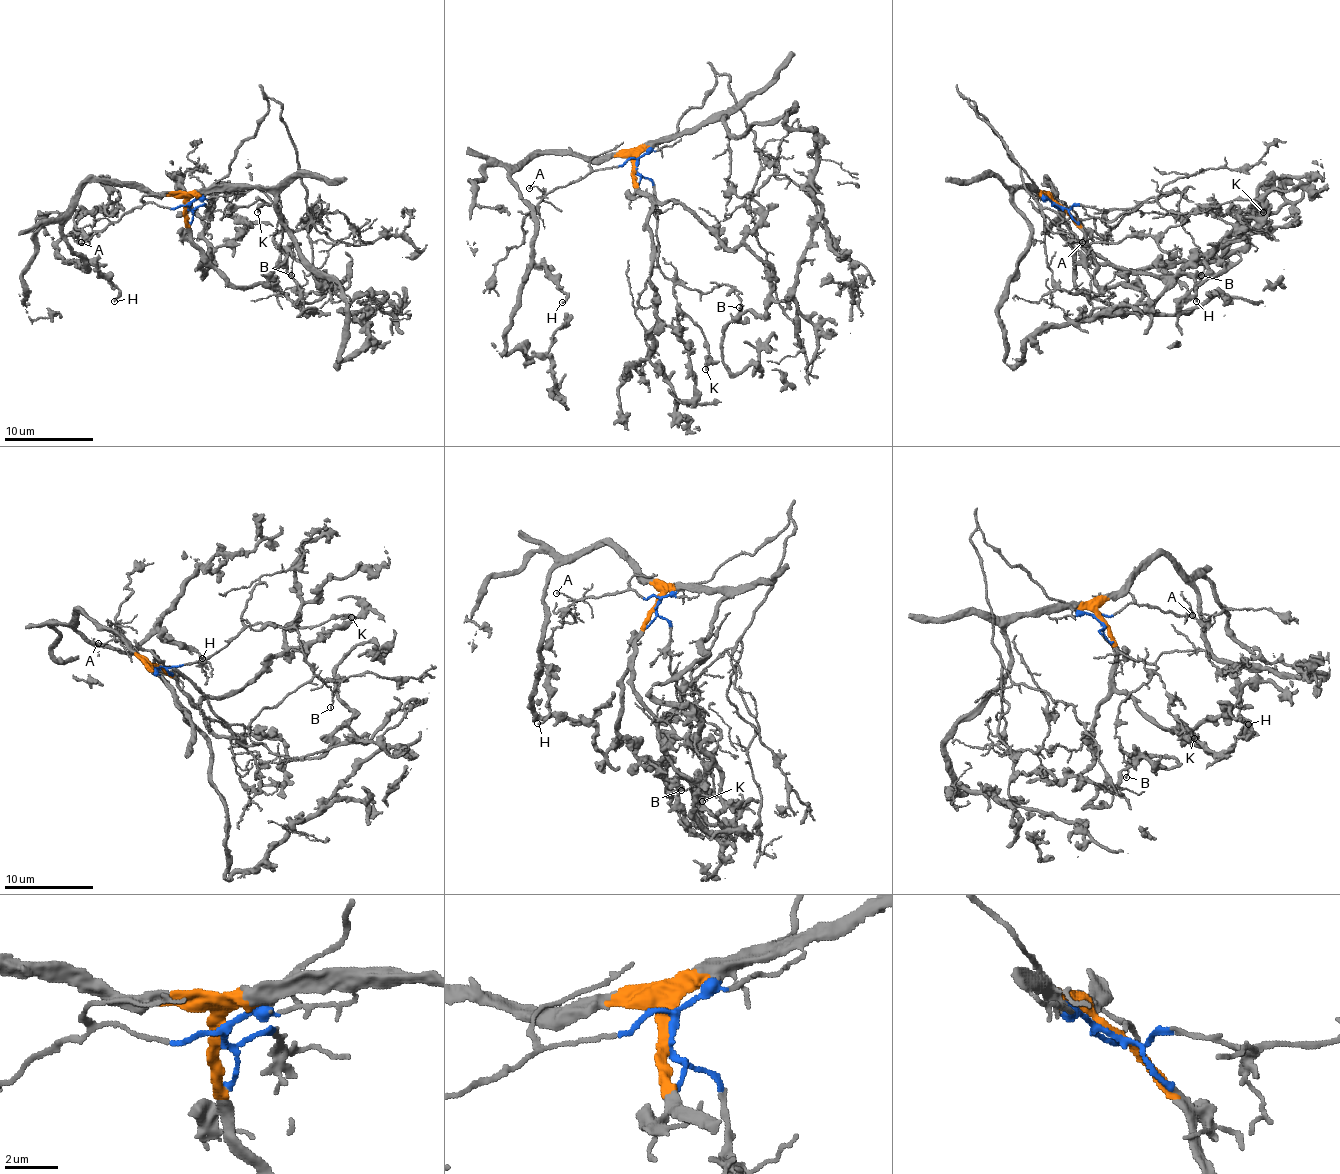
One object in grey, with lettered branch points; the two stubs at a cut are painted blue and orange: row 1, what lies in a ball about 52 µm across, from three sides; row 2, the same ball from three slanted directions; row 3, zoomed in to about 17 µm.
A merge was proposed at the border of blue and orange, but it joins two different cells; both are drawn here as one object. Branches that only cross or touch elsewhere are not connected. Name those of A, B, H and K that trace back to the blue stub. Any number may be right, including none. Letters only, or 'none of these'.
A, B, K

